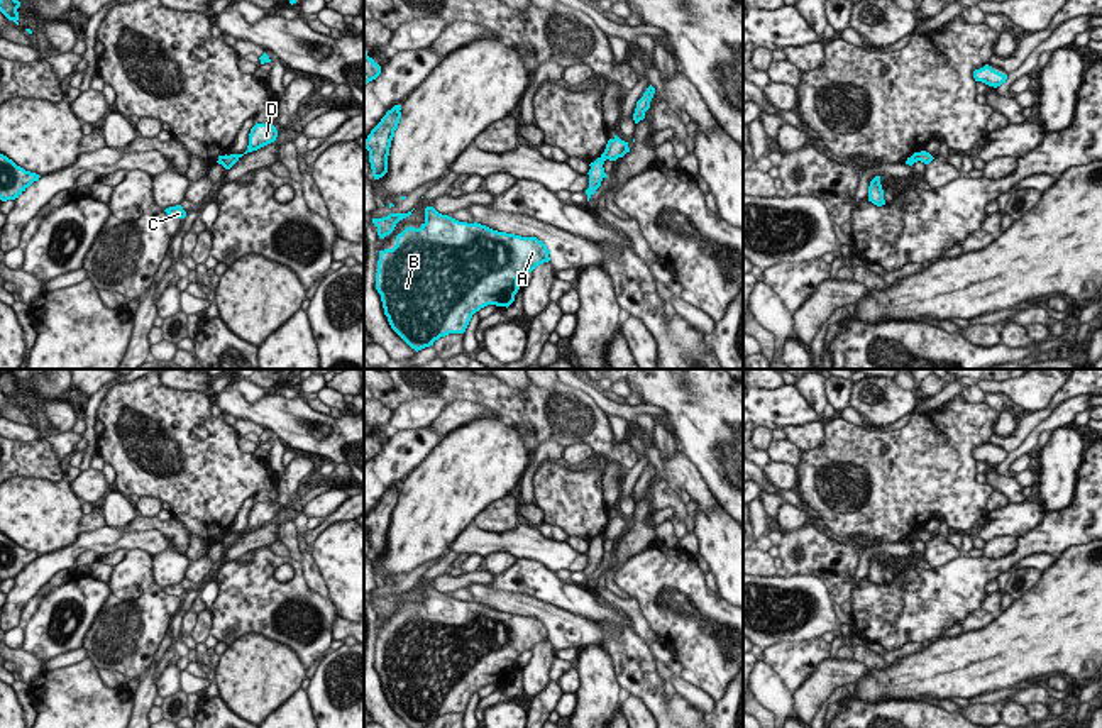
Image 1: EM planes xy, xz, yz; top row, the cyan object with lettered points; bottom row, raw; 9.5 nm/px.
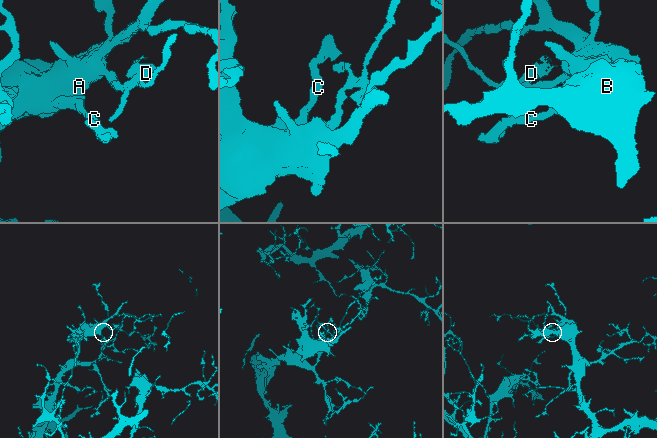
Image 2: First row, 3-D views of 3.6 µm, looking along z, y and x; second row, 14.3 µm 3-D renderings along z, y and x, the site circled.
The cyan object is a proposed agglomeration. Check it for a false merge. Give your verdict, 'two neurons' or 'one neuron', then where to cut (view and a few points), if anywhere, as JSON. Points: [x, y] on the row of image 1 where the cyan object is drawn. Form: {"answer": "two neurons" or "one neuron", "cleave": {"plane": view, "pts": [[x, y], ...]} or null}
{"answer": "two neurons", "cleave": {"plane": "xz", "pts": [[601, 156], [605, 159]]}}

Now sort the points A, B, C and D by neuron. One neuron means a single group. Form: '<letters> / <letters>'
A B C / D

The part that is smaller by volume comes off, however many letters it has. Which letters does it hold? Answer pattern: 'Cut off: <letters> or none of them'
Cut off: D

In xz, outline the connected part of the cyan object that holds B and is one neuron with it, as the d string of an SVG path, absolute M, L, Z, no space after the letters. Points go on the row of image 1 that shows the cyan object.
M427 207L420 229L406 227L393 249L379 251L376 290L391 328L418 352L440 337L464 334L472 315L488 305L508 308L520 290L518 278L548 262L548 254L537 237L459 222Z

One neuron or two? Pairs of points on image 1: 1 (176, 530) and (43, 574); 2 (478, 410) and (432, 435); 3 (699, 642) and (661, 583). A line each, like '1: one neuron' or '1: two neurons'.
1: two neurons
2: two neurons
3: one neuron

